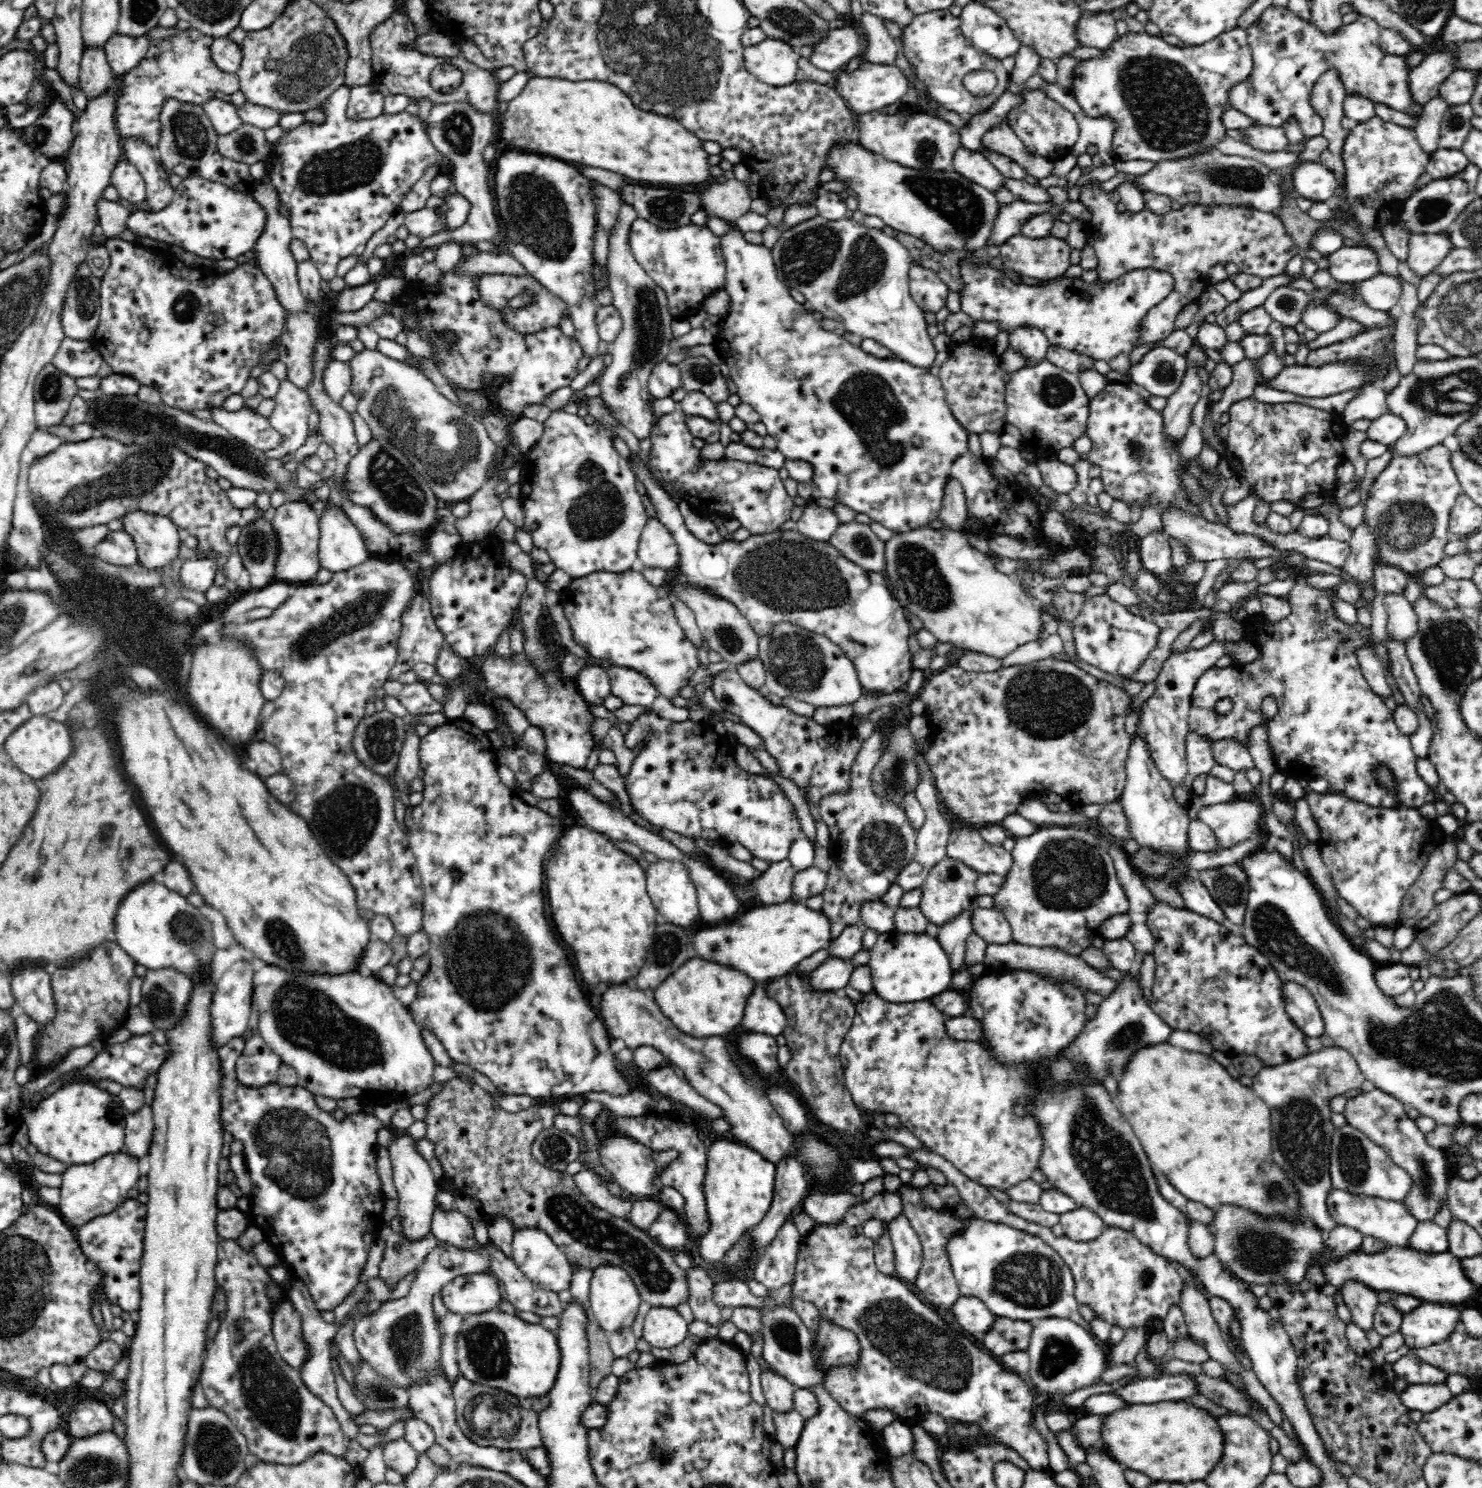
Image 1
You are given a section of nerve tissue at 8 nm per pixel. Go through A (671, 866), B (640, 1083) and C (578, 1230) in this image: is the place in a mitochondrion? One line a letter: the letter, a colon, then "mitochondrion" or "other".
A: other
B: other
C: mitochondrion

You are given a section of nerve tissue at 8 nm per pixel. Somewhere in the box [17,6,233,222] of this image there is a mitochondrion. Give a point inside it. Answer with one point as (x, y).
(190, 131)

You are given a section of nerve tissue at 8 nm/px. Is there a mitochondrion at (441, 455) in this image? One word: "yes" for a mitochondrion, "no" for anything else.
yes

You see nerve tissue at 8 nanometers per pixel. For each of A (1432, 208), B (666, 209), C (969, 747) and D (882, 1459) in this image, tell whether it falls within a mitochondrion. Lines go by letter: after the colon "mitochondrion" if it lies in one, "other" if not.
A: mitochondrion
B: mitochondrion
C: other
D: other

